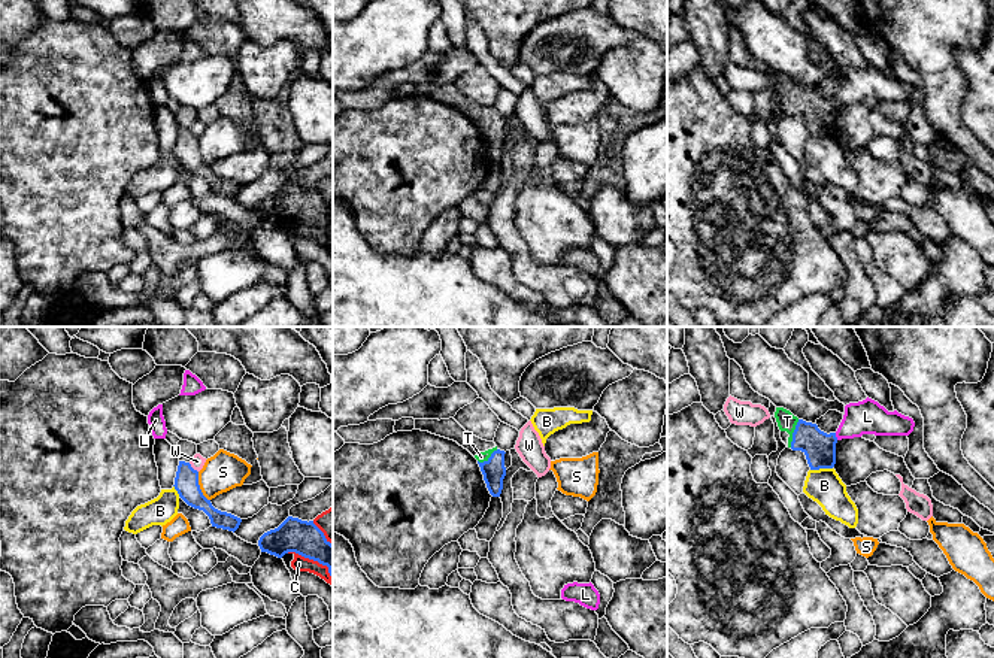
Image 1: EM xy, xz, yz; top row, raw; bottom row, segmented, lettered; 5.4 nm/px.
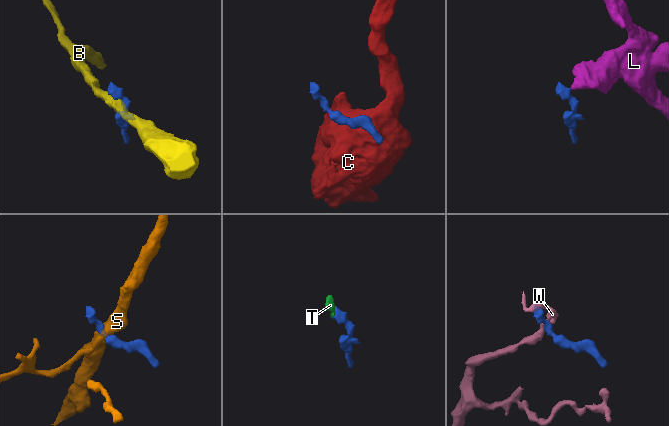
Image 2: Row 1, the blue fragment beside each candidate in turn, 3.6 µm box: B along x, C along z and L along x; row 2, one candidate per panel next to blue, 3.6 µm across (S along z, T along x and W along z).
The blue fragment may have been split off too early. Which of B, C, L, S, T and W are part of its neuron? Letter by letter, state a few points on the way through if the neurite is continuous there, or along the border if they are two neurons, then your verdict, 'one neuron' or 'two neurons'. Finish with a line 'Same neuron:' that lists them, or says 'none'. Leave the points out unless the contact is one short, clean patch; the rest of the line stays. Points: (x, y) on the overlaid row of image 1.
B: border yz (832, 467), (811, 470); two neurons
C: two neurons
L: border yz (835, 433), (838, 439); two neurons
S: border xy (197, 472), (199, 488), (209, 500); two neurons
T: one neuron
W: border xy (188, 463), (197, 472); two neurons
Same neuron: T

